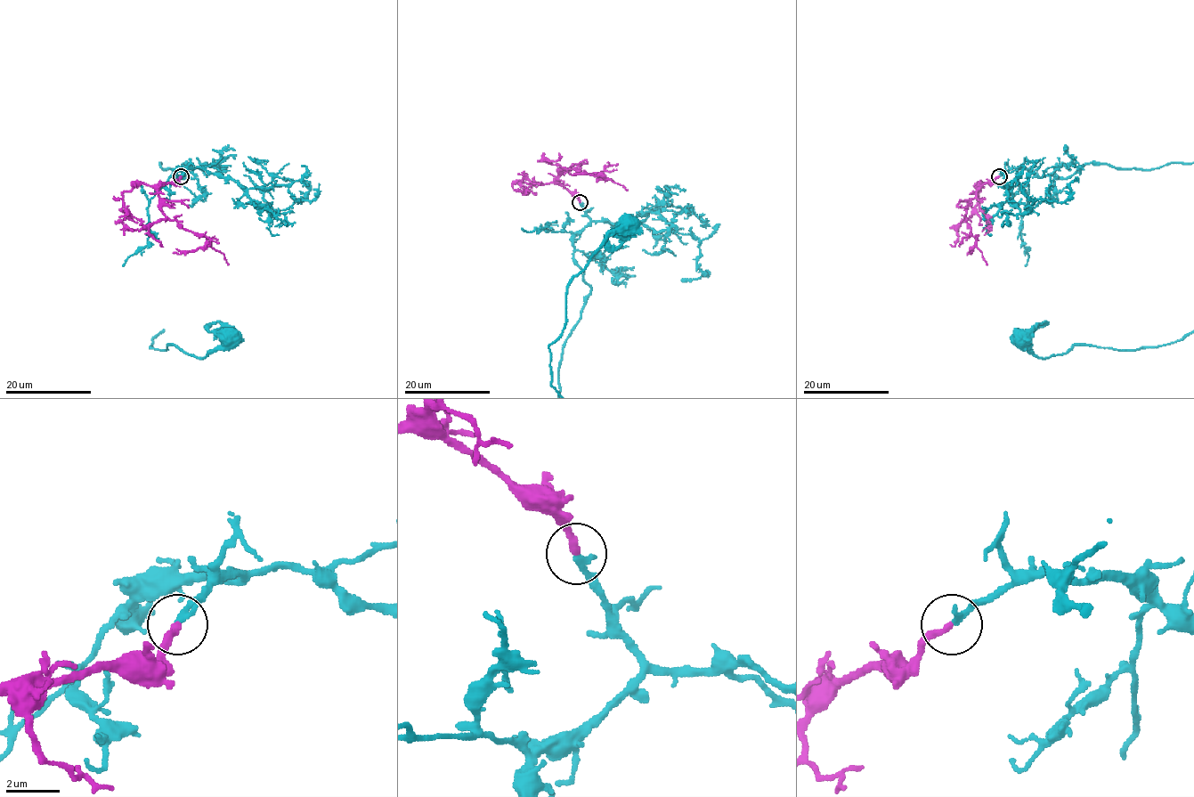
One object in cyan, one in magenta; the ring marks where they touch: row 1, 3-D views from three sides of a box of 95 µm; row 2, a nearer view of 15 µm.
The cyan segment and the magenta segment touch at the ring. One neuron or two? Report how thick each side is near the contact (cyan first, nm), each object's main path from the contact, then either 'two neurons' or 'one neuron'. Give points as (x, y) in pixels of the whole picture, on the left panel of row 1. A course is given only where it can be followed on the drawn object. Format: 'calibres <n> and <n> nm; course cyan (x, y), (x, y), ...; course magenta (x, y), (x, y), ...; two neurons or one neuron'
calibres 240 and 260 nm; course magenta (182, 175), (158, 191), (162, 212), (183, 228), (204, 236), (206, 241), (201, 248), (173, 253); one neuron

